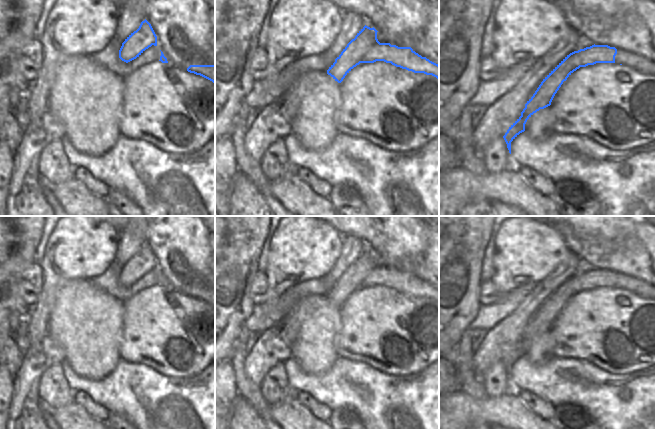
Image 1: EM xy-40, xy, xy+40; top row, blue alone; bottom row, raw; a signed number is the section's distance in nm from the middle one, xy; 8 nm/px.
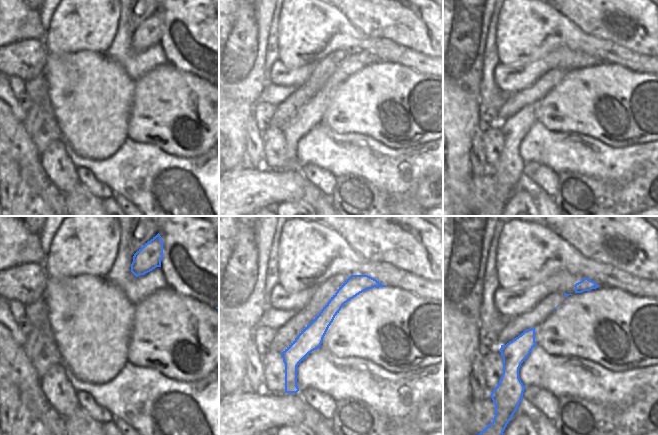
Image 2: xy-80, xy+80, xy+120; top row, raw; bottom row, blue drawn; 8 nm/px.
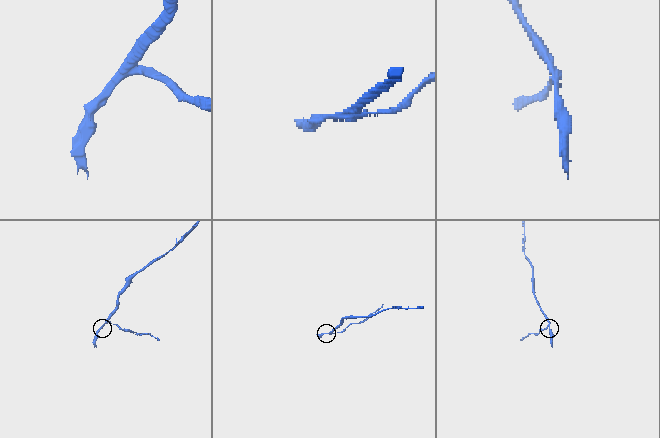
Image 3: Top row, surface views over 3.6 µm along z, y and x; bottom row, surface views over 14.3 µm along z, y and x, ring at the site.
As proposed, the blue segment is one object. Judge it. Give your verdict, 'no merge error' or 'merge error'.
merge error

